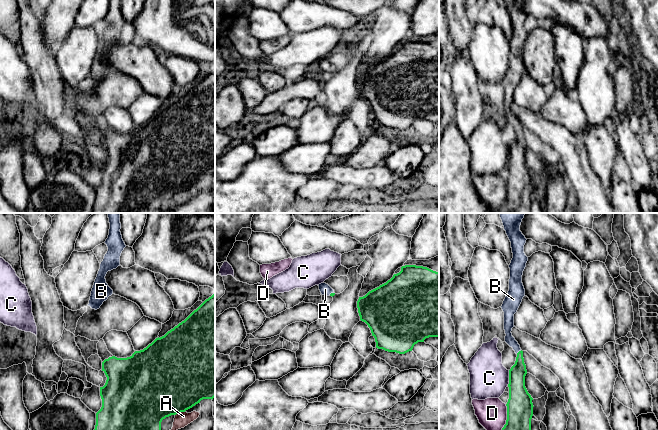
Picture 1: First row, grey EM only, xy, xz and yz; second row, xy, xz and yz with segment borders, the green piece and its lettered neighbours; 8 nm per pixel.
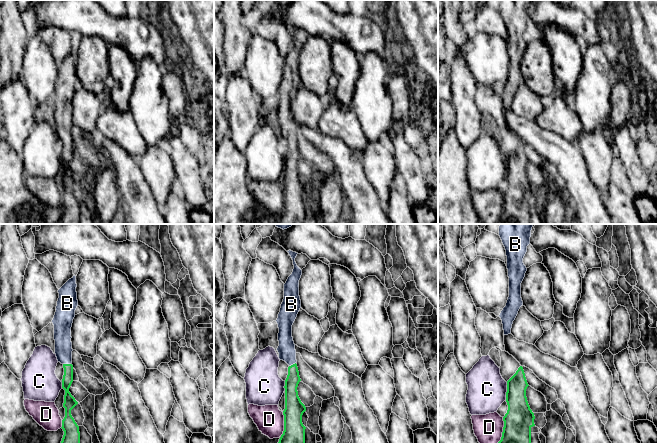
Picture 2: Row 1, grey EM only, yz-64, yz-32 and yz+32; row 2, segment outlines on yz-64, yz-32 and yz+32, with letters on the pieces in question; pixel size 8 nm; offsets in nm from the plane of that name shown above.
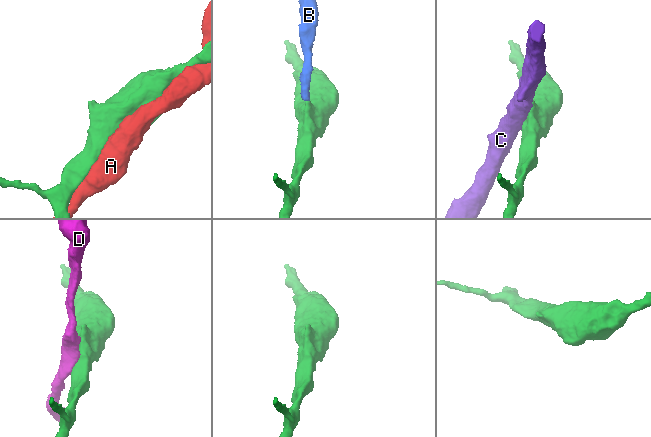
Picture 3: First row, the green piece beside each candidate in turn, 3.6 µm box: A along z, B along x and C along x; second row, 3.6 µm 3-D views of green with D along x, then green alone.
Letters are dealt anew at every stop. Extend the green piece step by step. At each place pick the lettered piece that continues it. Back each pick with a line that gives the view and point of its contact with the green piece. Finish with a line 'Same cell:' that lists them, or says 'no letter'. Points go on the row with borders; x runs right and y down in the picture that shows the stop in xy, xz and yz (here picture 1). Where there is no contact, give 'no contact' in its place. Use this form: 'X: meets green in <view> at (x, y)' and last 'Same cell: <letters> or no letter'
B: meets green in yz at (519, 351)
Same cell: B

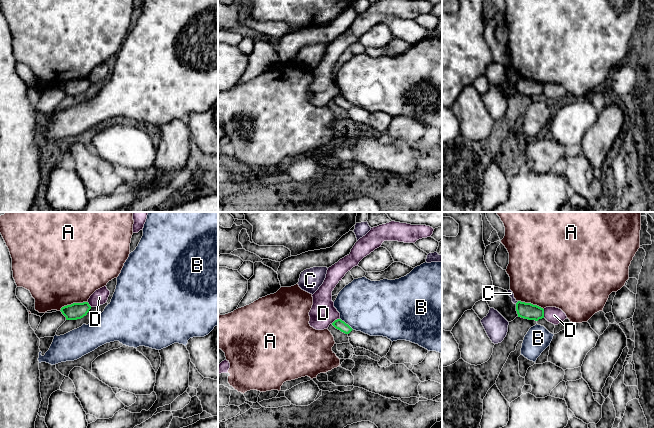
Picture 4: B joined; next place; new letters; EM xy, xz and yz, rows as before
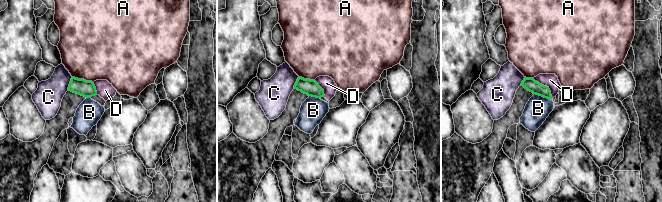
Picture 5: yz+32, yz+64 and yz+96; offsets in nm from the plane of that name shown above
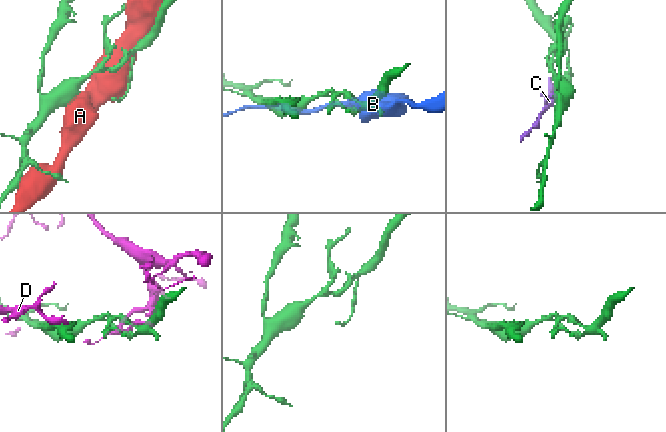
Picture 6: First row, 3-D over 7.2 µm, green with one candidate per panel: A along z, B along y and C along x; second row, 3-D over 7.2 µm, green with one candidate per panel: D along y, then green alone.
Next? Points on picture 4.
Same cell: no letter

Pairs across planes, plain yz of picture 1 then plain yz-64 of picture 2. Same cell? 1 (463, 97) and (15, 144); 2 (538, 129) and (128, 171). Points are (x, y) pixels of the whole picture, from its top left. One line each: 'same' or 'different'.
1: same
2: same

